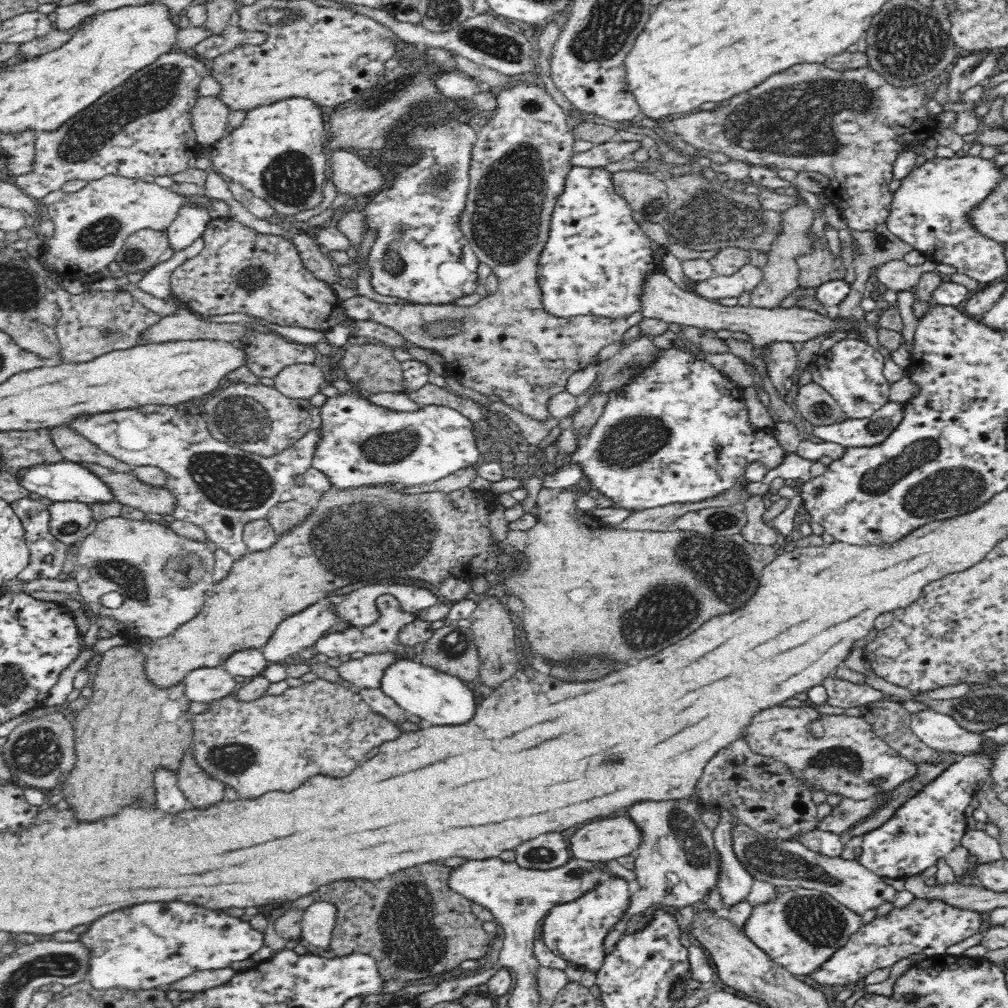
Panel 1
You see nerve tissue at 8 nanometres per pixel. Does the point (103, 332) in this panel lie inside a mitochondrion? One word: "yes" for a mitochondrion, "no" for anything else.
yes

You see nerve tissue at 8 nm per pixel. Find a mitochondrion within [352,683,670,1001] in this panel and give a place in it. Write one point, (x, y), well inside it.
(411, 939)

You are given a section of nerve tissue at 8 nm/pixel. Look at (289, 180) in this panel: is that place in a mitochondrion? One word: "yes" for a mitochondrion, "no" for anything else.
yes

